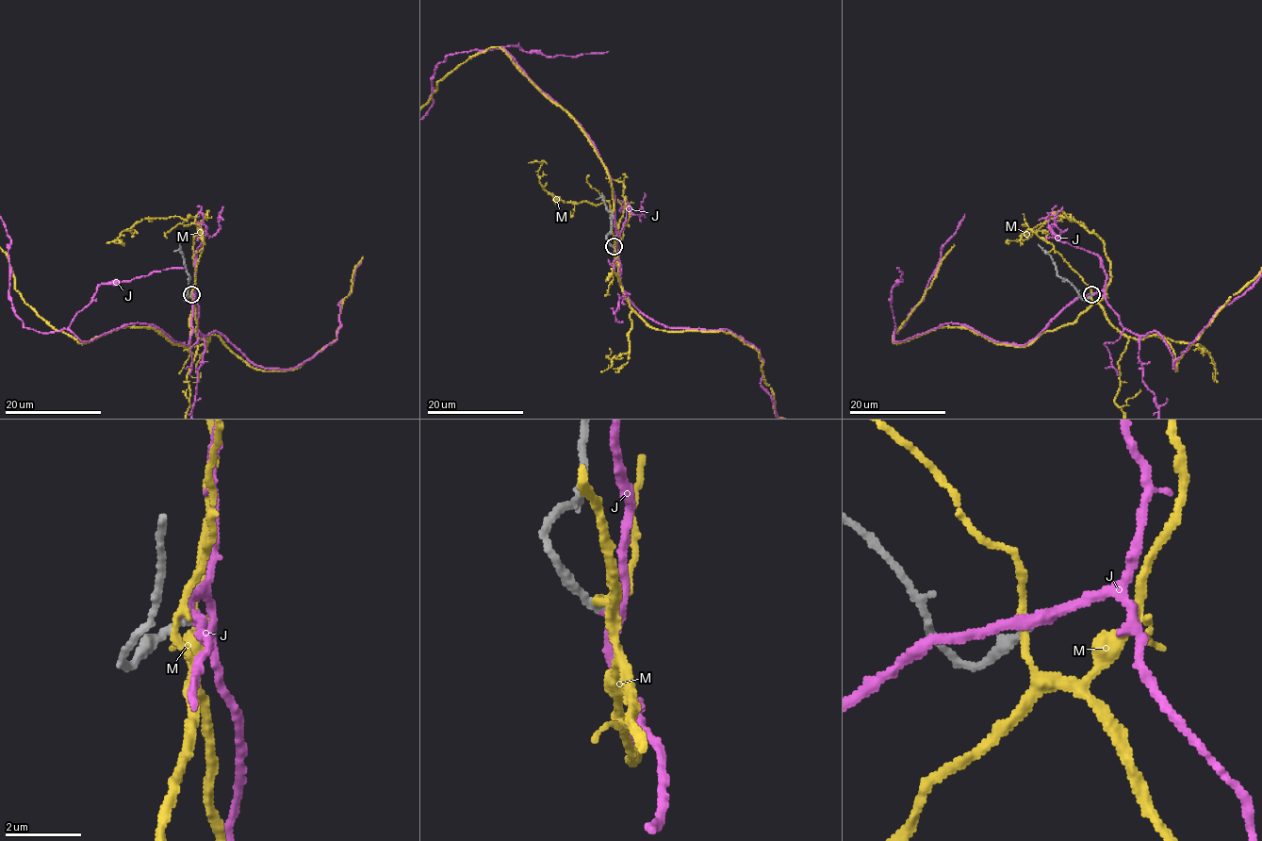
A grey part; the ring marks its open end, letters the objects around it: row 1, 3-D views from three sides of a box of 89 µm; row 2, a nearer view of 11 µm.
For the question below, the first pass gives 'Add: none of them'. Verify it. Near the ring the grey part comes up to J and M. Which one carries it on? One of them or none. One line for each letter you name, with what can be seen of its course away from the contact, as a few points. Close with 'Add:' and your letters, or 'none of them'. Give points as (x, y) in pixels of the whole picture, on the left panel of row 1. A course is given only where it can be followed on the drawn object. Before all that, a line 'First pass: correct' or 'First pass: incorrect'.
First pass: incorrect
J: Its course: (190, 295), (202, 334), (217, 331), (256, 365), (296, 368), (332, 343), (382, 195), (377, 134), (366, 129)
Add: J

